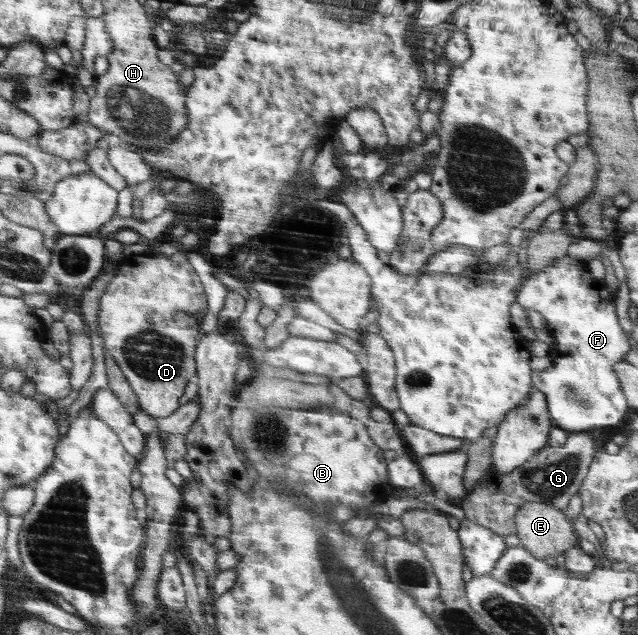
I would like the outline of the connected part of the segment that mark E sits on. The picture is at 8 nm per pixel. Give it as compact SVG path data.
M528 501L516 513L516 535L520 545L540 560L558 557L572 547L578 547L578 539L568 519L544 502Z

